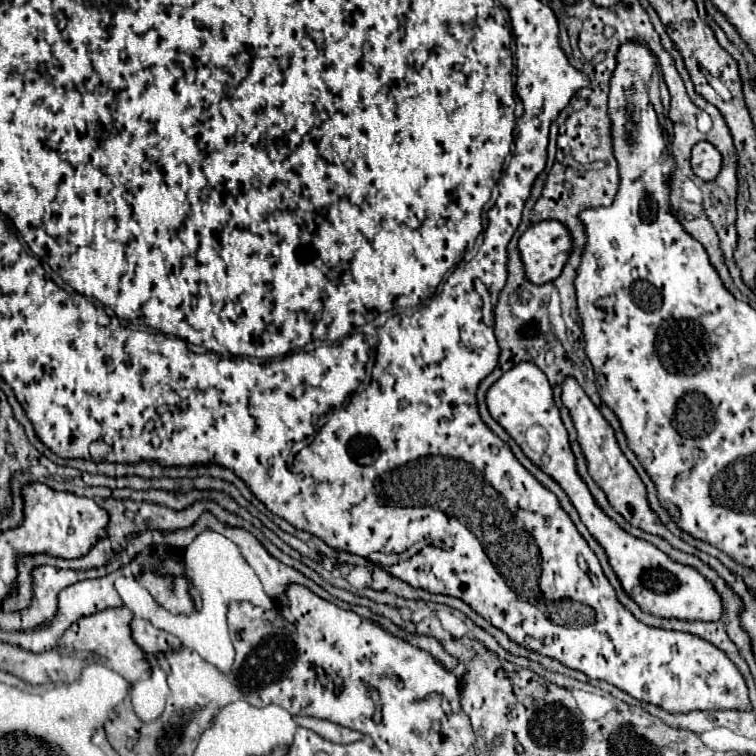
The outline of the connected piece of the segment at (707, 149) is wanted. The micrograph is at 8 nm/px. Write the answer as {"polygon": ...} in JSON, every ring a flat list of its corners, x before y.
{"polygon":[[697,142,691,150,691,168,701,180,713,180,721,170,721,154,709,142]]}

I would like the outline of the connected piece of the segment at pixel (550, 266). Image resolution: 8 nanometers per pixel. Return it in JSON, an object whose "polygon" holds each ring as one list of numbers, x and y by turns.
{"polygon":[[557,220,531,224,517,246,525,278,531,284,553,282,569,258,569,244,571,236,563,224,557,224]]}

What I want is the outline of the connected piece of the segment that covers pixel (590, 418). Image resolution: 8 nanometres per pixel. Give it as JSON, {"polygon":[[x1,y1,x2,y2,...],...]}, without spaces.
{"polygon":[[567,376,561,384,561,400,563,400,563,406,569,410,571,414,571,420,575,424,575,430,577,430,577,440,579,440,579,446,583,450,583,456,587,460,587,470,591,474,591,478,595,480,595,484,605,492,609,504,613,506,613,510,617,510,631,526,635,528,641,528,649,534,655,534,663,540,667,540,673,548,679,548,683,552,693,552,693,548,689,548,683,540,675,538,657,518,657,514,649,508,647,504,647,498,645,498,645,486,639,478,639,474,633,470,633,466,627,462,627,458,623,456,623,452,619,450,617,446,617,440,615,440,615,434,613,434,613,428,607,424,607,420,603,418,603,414,595,408,595,404,589,400,589,396,583,392,583,388,577,384,577,380,573,376]]}

